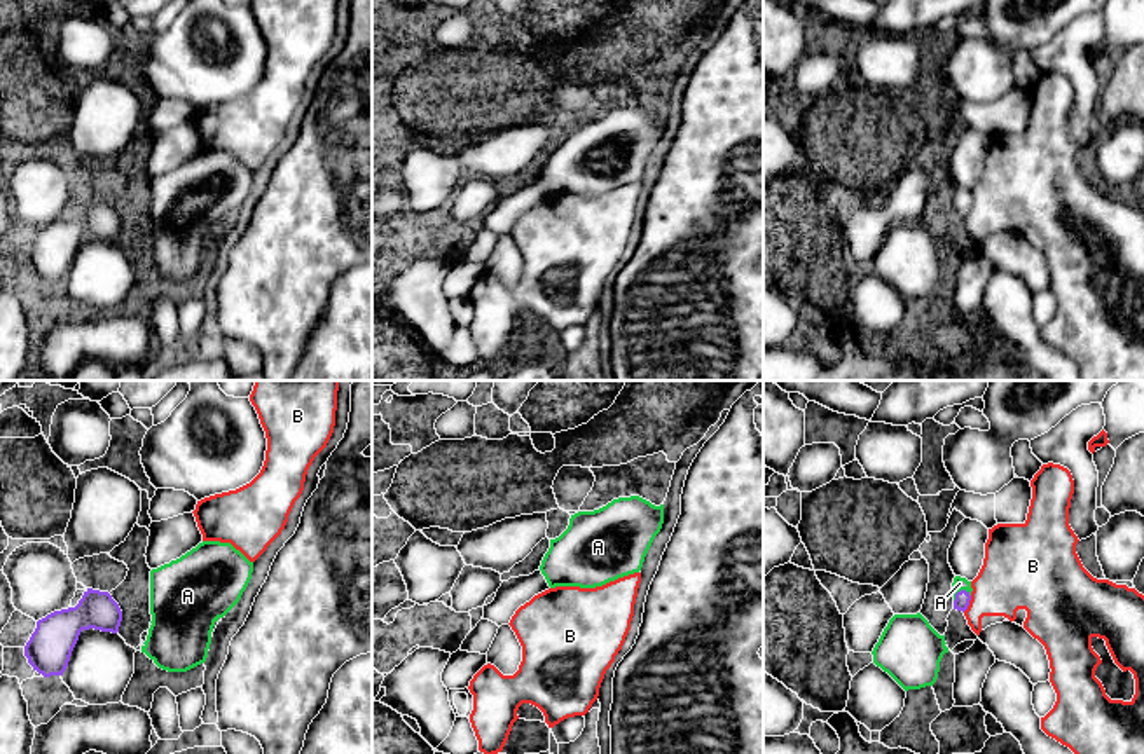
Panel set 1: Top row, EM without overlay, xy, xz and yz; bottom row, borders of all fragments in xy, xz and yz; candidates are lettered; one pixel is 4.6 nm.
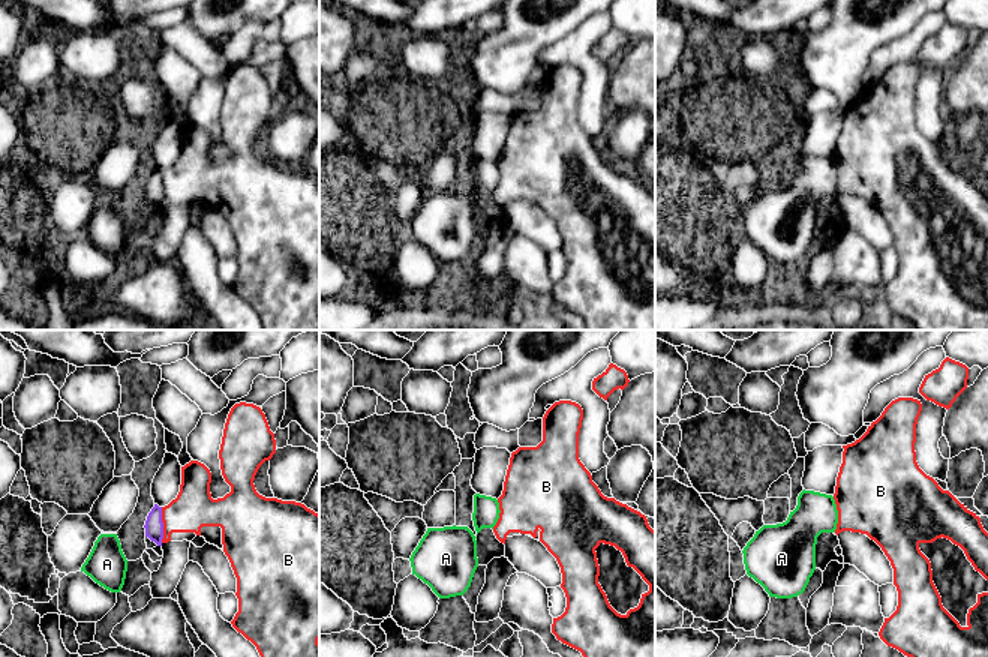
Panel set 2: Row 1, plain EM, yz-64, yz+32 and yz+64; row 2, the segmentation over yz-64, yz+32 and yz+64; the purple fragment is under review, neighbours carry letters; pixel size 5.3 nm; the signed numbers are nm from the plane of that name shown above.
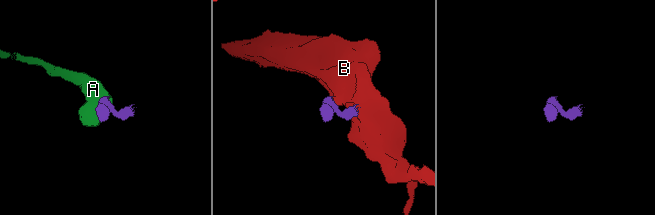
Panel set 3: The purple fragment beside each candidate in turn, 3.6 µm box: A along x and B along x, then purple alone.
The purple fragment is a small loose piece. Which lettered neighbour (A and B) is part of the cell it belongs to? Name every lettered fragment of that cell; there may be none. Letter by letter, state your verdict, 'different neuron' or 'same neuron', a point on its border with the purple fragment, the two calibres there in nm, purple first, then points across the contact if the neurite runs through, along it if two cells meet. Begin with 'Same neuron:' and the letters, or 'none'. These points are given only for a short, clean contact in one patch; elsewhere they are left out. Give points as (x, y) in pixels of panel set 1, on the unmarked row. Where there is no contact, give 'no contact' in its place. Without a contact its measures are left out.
Same neuron: A
A: same neuron; contact yz (961, 199); calibres 70 and 70 nm; way yz (963, 206), (961, 199), (959, 192)
B: different neuron; contact yz (968, 213); calibres 70 and 300 nm

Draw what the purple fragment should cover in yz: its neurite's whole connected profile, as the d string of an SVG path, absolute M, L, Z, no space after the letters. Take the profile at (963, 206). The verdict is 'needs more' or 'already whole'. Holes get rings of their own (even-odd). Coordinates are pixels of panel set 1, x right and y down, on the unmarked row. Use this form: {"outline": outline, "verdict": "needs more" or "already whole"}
{"outline": "M955 185L952 192L952 202L954 202L954 218L966 220L971 209L971 190L966 187Z", "verdict": "needs more"}

